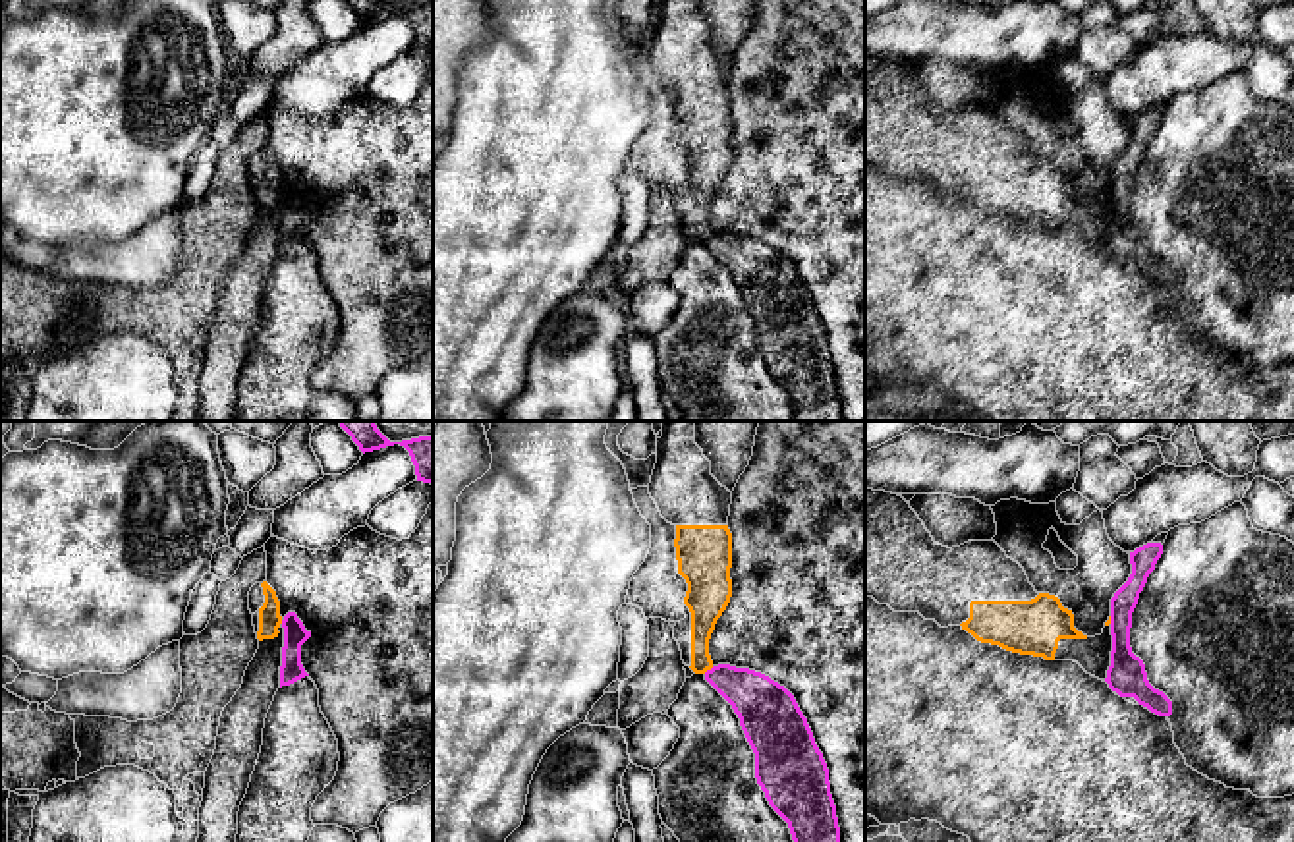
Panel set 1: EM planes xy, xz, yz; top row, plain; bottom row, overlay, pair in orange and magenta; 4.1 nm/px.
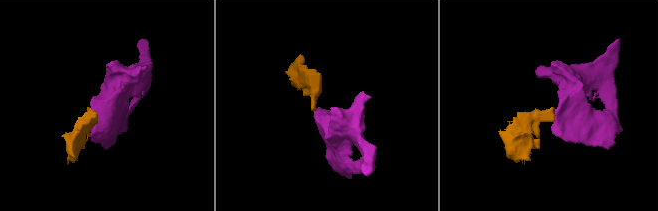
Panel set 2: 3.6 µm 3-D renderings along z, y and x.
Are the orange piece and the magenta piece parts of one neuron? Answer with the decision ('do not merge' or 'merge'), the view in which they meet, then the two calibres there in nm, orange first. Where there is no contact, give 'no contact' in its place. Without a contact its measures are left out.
do not merge; contact in xz; calibres 130 and 200 nm

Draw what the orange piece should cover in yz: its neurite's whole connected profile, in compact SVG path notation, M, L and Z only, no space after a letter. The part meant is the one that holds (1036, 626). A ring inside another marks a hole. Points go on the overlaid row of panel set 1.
M865 487L865 597L894 612L919 612L941 628L960 626L981 643L1045 660L1074 660L1105 682L1111 666L1111 616L1103 633L1087 637L1074 628L1072 610L1049 593L1037 593L1024 568L995 541L942 547L933 541L910 504L892 492Z

